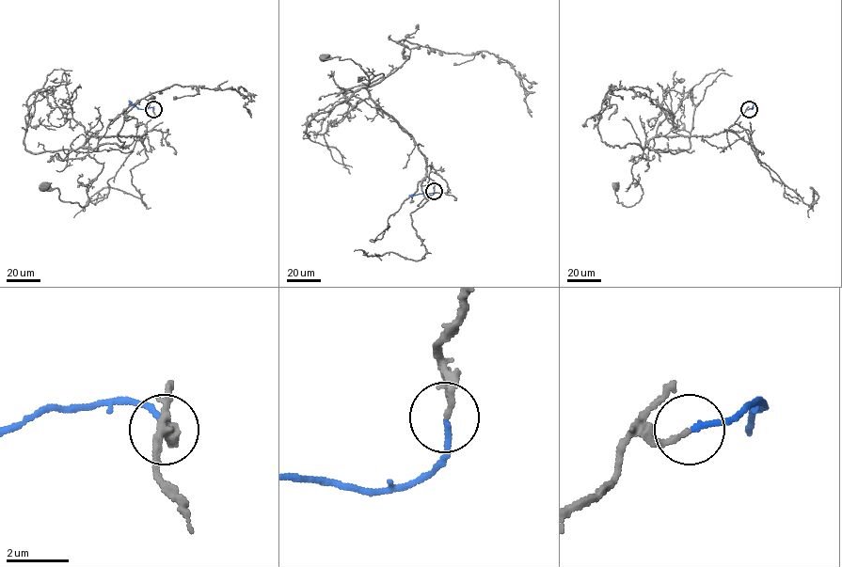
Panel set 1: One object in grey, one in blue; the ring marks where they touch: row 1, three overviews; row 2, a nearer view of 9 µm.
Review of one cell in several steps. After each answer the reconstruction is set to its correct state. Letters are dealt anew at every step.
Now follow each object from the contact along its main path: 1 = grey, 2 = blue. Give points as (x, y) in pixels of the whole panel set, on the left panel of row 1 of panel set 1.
1: (153, 109), (142, 135), (91, 135), (84, 145), (103, 165), (87, 184), (87, 205), (43, 186)
2: (153, 109), (138, 109), (129, 100)

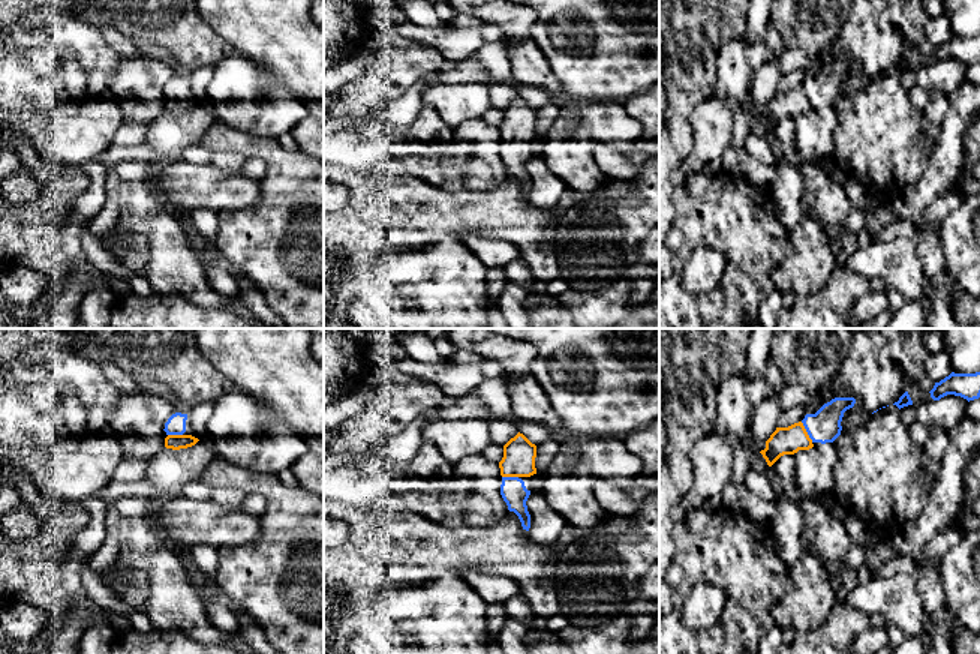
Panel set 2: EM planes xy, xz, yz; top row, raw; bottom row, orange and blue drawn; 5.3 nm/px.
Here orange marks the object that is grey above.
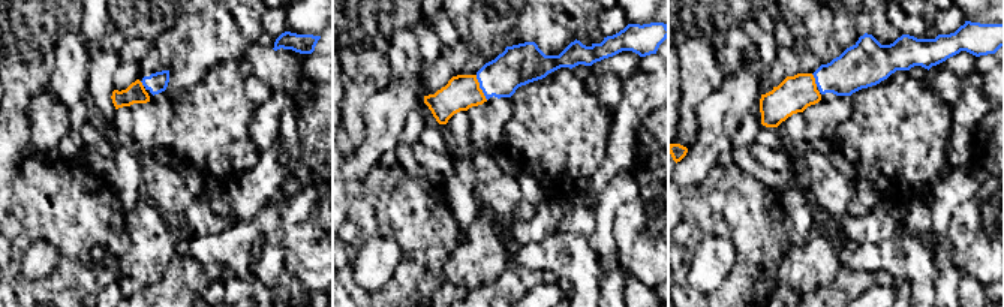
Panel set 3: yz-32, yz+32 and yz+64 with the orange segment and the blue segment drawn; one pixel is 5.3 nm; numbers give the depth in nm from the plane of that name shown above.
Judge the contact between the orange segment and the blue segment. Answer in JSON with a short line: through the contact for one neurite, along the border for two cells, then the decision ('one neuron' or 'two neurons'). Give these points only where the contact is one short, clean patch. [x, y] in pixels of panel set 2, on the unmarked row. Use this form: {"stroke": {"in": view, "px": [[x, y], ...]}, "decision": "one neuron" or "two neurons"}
{"stroke": {"in": "yz", "px": [[790, 104], [806, 96], [824, 90]]}, "decision": "one neuron"}

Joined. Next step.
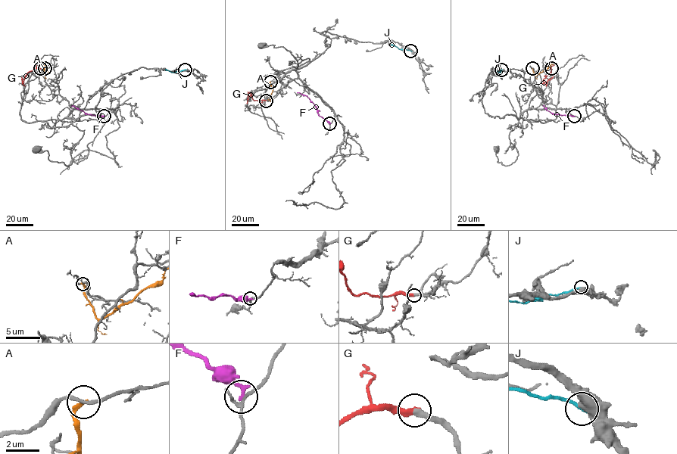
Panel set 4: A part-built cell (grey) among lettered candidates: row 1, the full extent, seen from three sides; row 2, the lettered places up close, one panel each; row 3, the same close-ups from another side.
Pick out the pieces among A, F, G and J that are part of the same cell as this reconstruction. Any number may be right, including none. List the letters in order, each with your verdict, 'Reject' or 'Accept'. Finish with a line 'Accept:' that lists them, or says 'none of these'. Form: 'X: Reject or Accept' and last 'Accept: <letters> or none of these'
A: Reject
F: Reject
G: Accept
J: Reject
Accept: G

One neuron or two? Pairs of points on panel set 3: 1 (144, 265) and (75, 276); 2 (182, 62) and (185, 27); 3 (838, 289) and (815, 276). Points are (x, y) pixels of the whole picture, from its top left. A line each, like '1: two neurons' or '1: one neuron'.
1: two neurons
2: one neuron
3: two neurons

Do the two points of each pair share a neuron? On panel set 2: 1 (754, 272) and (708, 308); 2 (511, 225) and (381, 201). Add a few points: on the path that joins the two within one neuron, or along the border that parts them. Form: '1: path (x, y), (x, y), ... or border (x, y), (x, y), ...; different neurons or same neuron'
1: path (742, 284), (720, 306); same neuron
2: path (478, 213), (414, 213); same neuron

